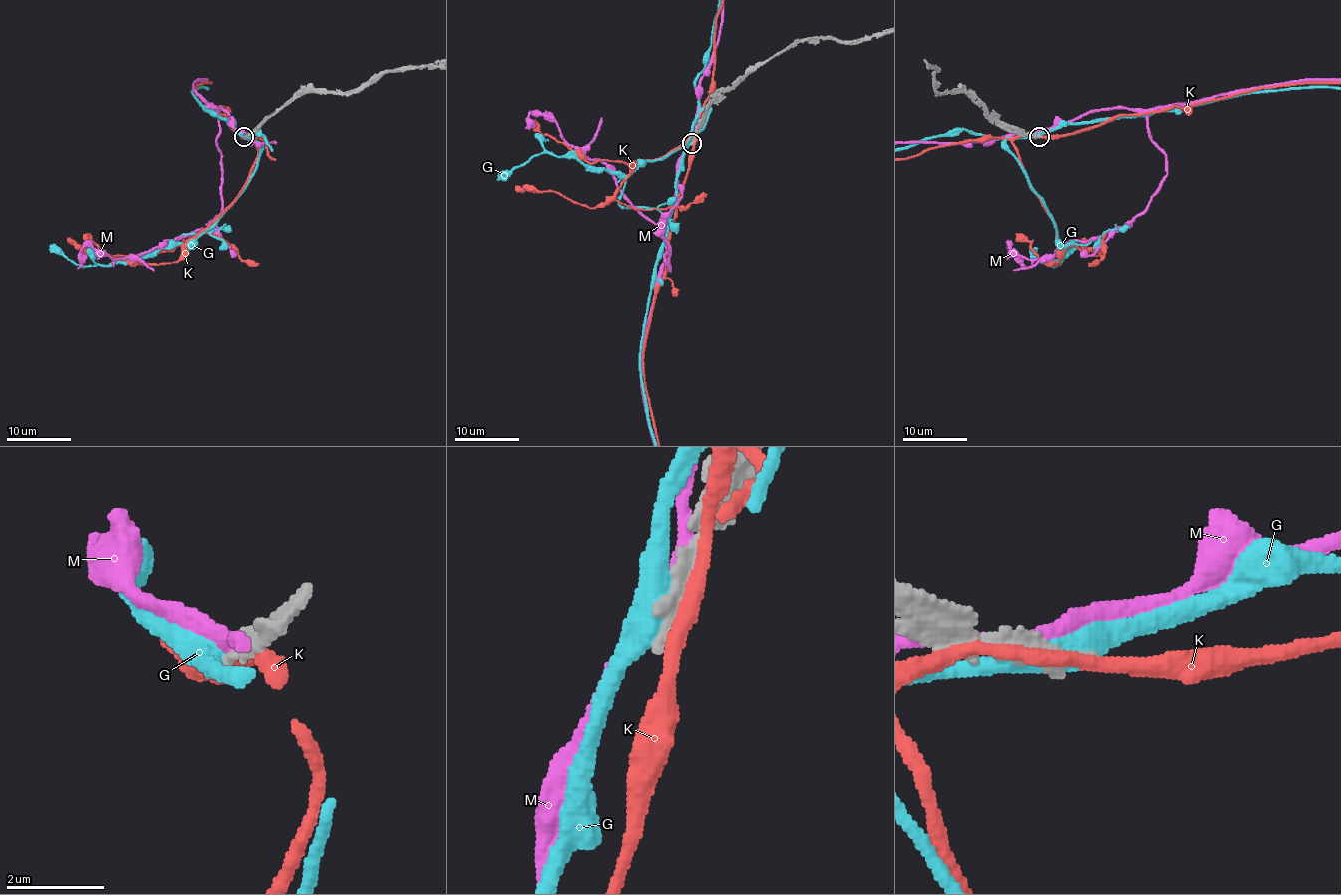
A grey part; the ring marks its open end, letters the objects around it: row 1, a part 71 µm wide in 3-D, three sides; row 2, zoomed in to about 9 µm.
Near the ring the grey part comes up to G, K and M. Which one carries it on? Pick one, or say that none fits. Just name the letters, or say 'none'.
none

